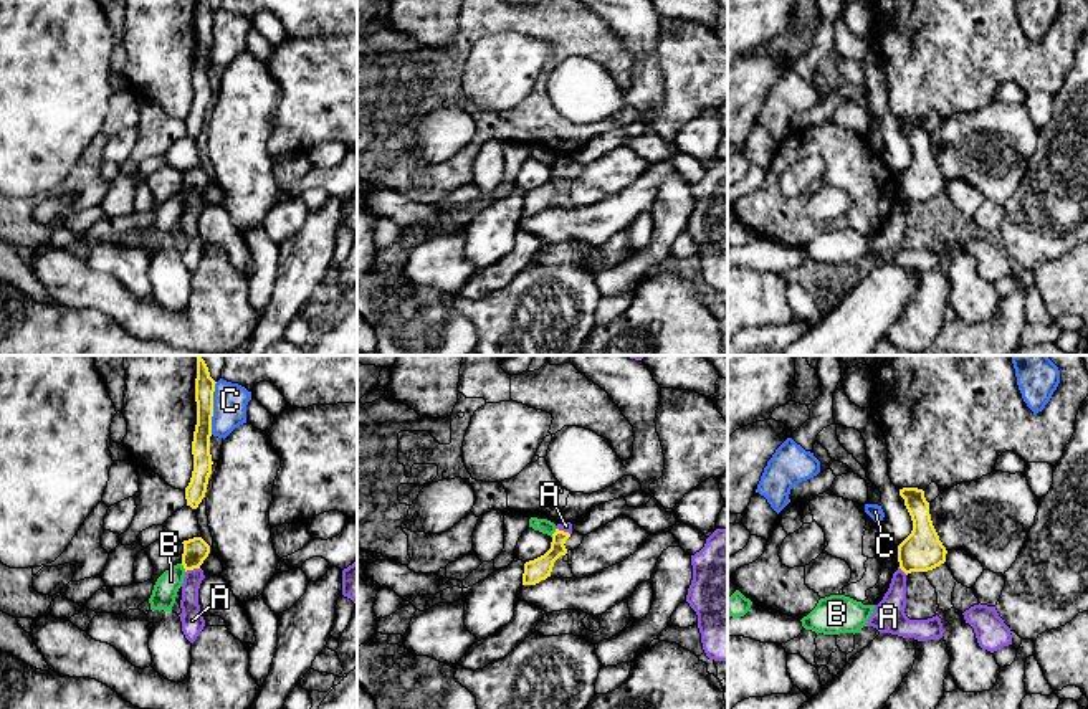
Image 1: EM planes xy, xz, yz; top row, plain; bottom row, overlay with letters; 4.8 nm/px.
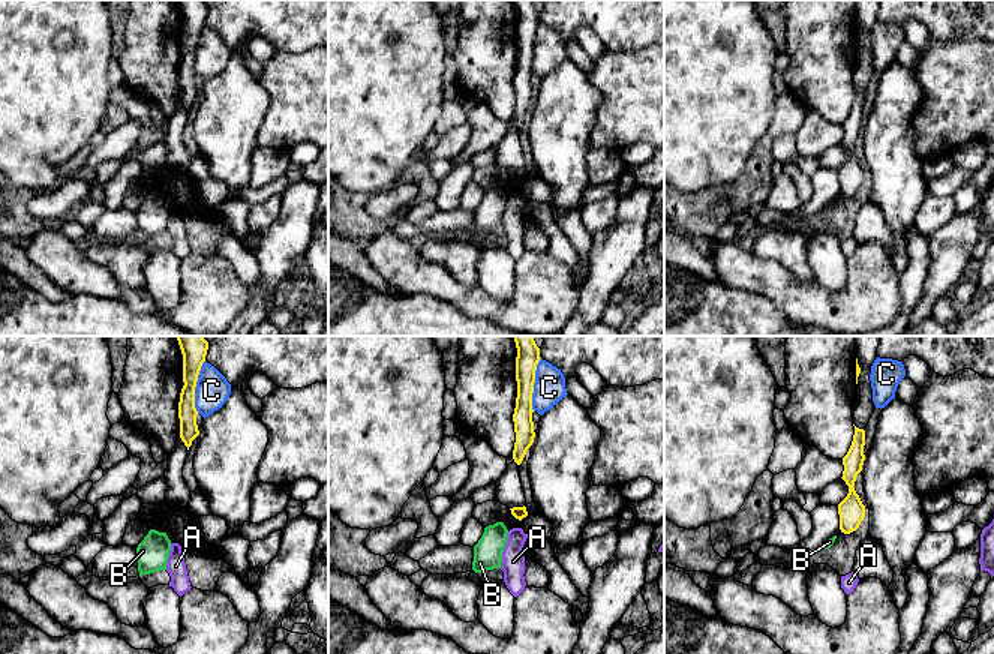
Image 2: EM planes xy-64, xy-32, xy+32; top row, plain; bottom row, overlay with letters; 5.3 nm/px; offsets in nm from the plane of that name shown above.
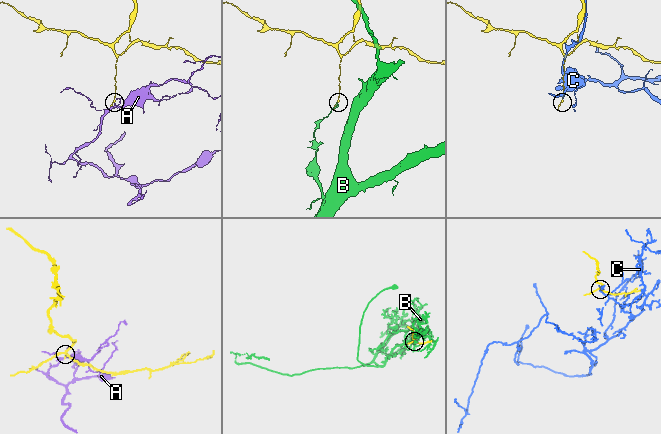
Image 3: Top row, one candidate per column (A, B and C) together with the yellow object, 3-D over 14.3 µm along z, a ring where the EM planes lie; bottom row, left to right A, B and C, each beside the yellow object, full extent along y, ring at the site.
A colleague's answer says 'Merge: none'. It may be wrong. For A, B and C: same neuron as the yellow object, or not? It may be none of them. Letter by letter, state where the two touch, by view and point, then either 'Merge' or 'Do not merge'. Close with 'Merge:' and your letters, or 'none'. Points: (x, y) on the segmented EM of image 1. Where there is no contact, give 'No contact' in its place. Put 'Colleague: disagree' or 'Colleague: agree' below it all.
A: Touches yellow at xy (192, 569). Do not merge
B: Touches yellow at xy (184, 567). Do not merge
C: Touches yellow at xy (212, 409). Do not merge
Merge: none
Colleague: agree

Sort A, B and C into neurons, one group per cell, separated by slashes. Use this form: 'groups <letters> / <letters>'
groups A / B / C

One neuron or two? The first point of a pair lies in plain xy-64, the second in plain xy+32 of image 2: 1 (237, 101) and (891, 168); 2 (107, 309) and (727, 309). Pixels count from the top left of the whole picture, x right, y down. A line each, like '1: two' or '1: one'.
1: one
2: one

